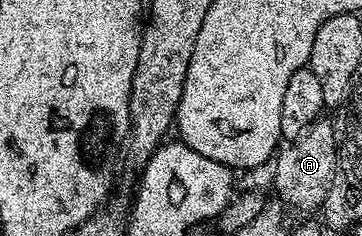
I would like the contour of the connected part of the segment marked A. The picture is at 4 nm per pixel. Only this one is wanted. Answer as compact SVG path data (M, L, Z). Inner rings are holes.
M321 117L312 123L308 132L291 140L288 147L281 146L275 156L277 161L277 177L275 186L281 187L280 199L292 211L316 211L323 208L328 191L334 181L336 172L336 148L338 131Z

